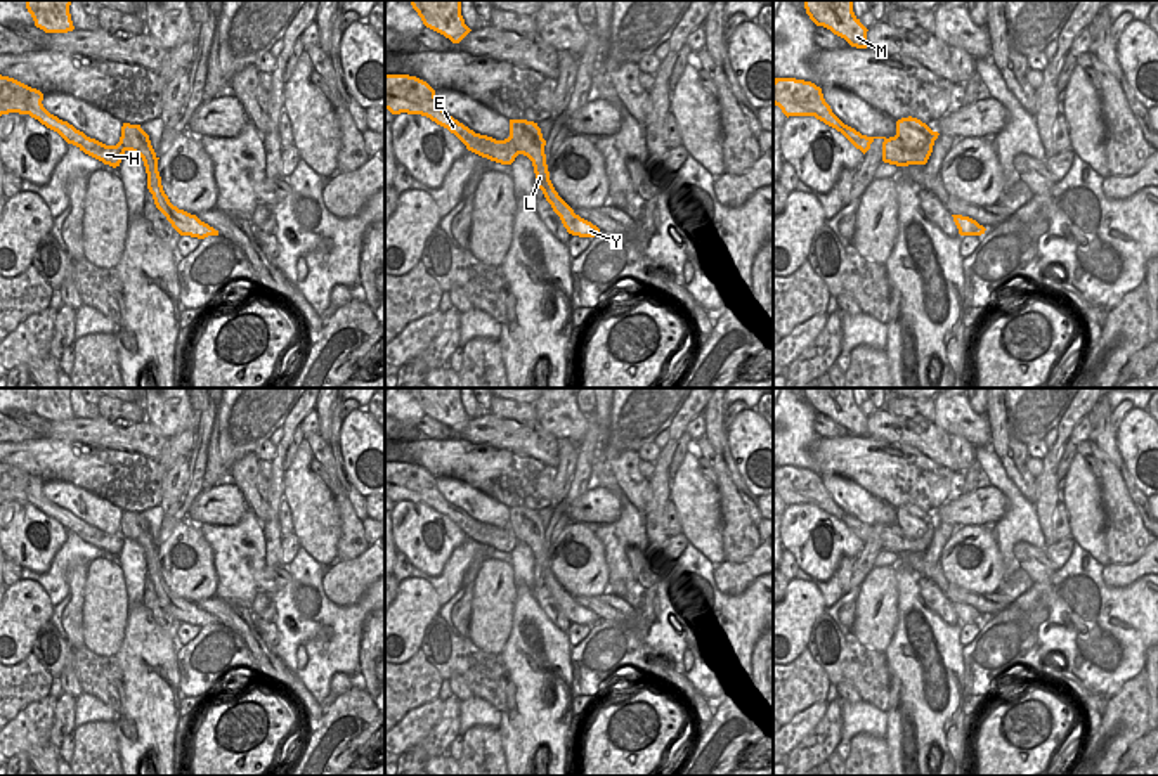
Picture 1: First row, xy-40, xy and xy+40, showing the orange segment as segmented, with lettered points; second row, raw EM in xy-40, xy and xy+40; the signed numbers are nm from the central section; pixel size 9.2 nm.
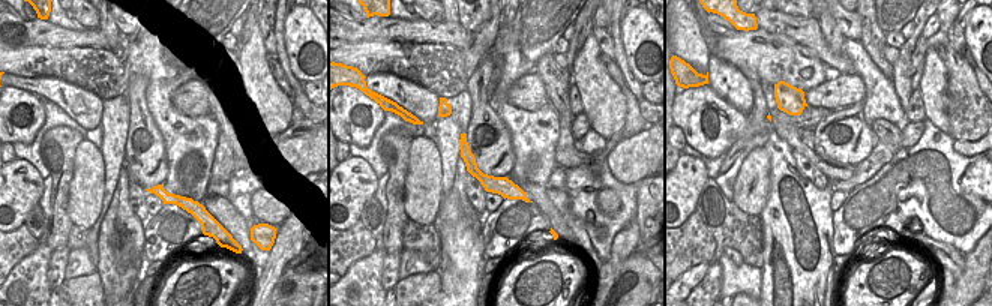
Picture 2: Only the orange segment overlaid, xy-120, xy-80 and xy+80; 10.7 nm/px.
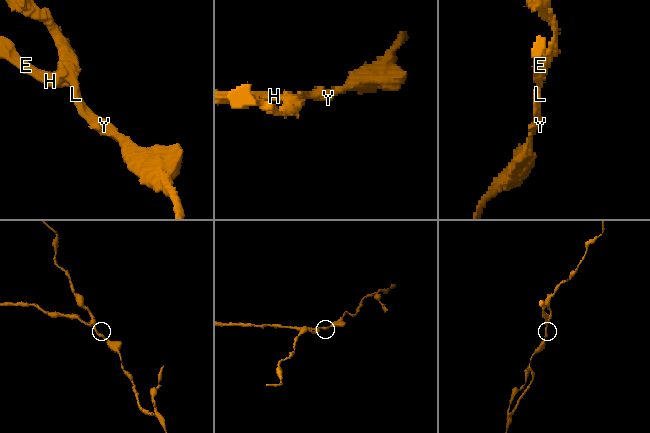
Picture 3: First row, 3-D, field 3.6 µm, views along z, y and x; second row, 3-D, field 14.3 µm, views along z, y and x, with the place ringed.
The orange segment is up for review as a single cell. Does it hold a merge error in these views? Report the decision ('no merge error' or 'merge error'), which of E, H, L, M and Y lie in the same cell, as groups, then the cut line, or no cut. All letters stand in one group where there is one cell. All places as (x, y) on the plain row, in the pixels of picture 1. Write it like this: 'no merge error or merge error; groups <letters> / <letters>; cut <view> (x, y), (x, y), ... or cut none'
merge error; groups E H / L M Y; cut xy+40 (897, 522), (910, 541), (930, 543)

